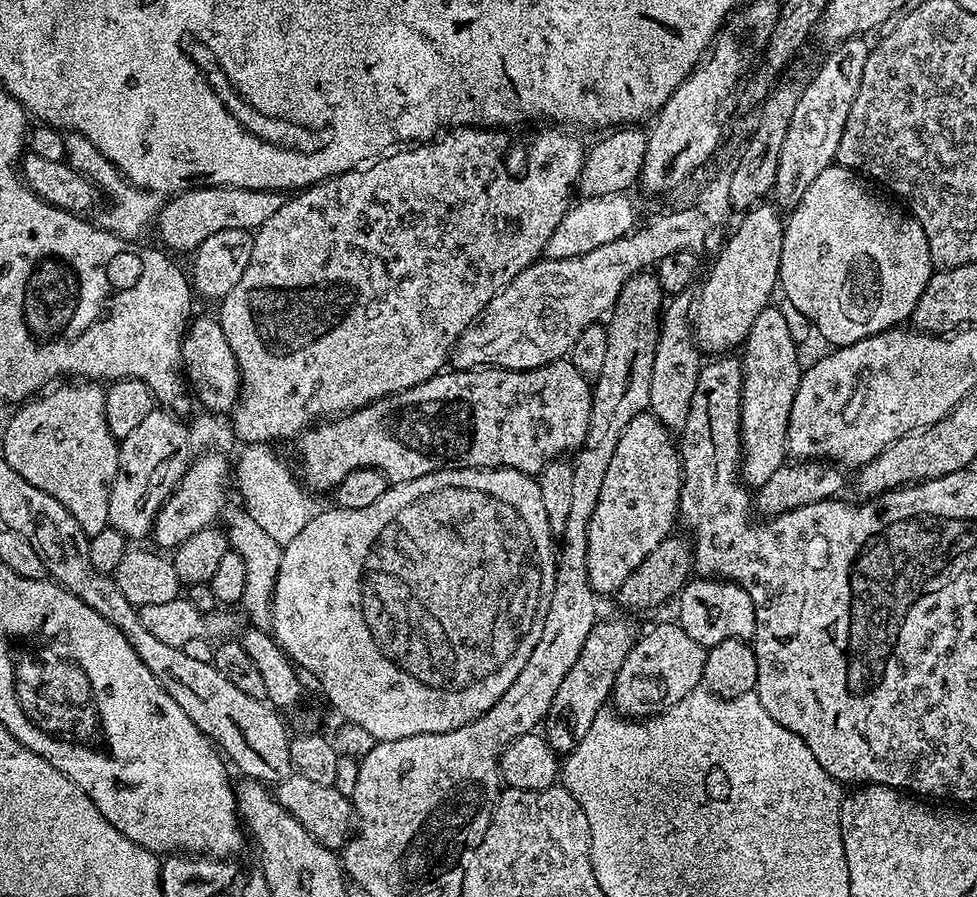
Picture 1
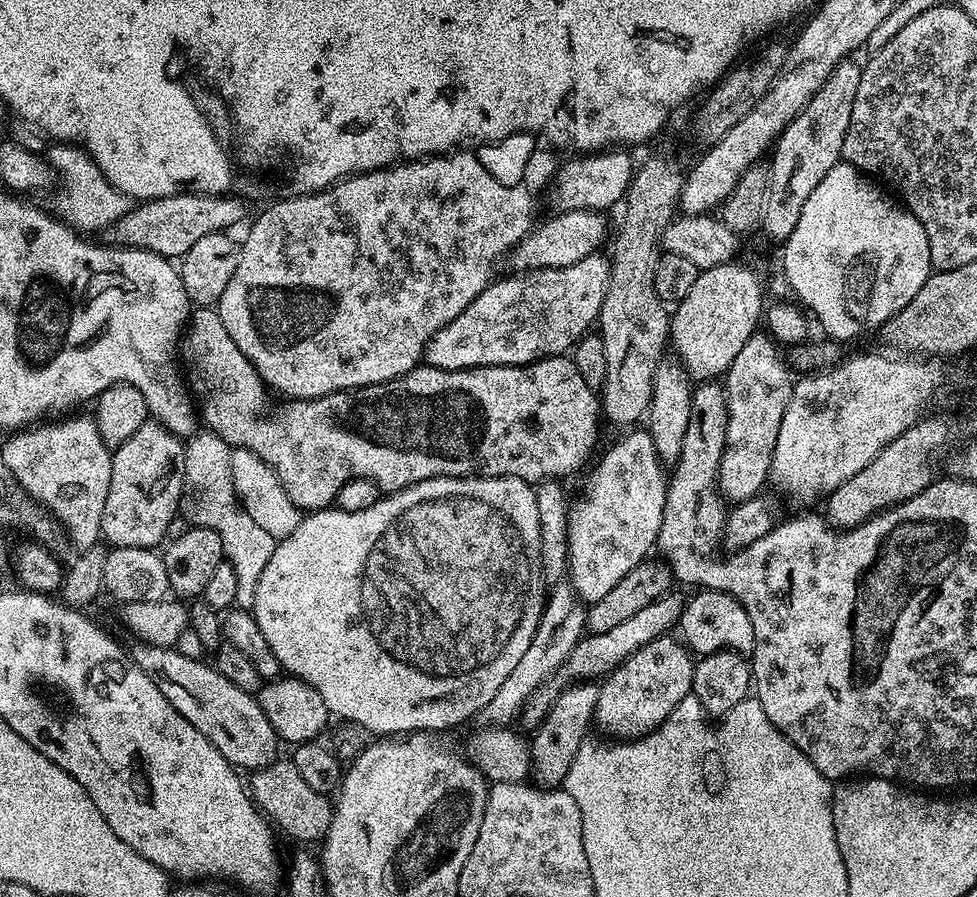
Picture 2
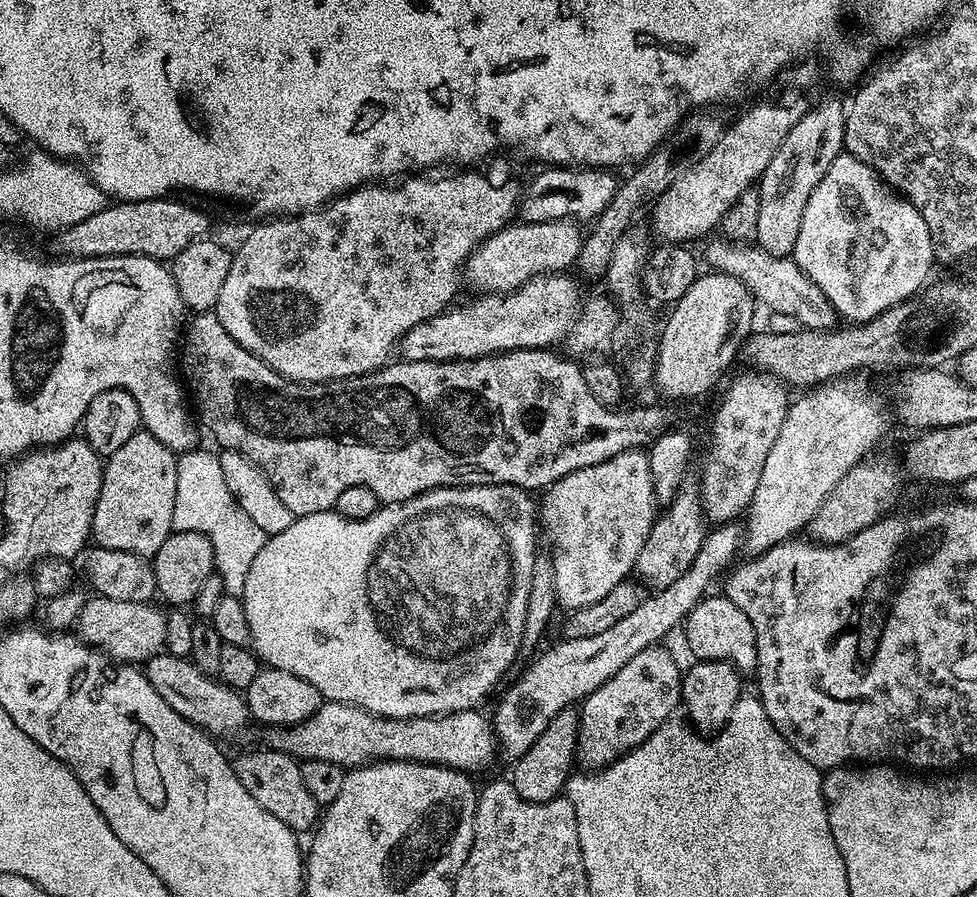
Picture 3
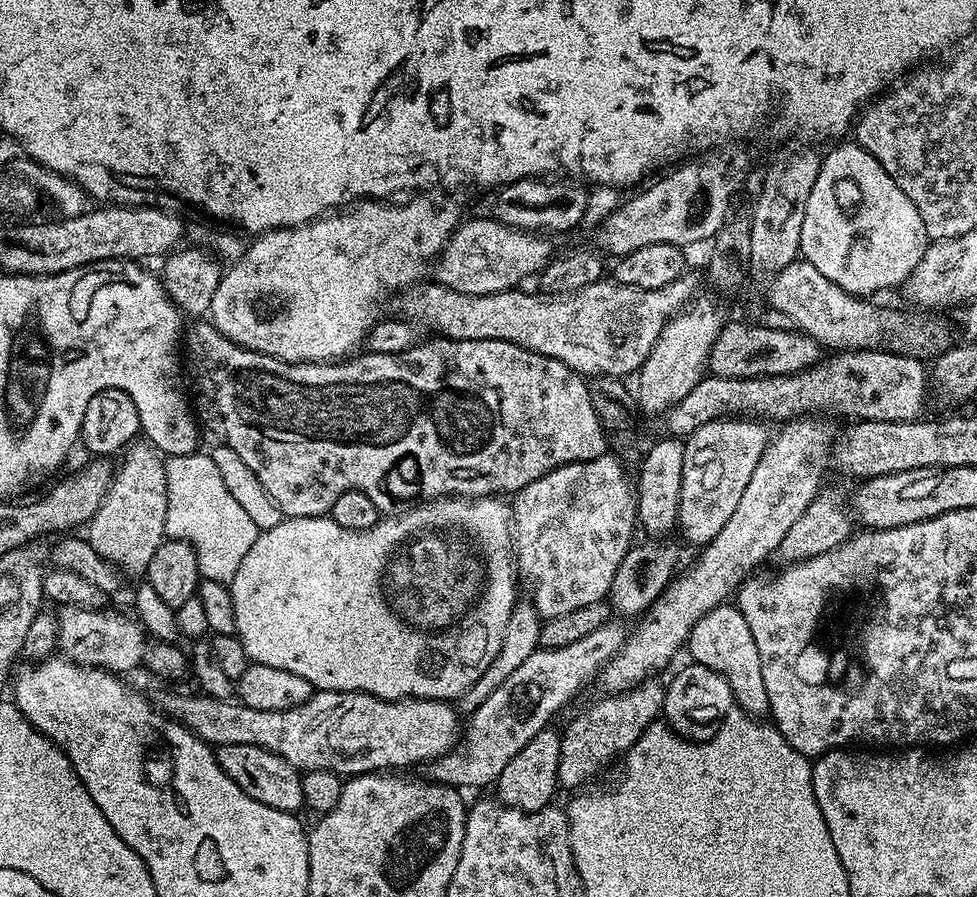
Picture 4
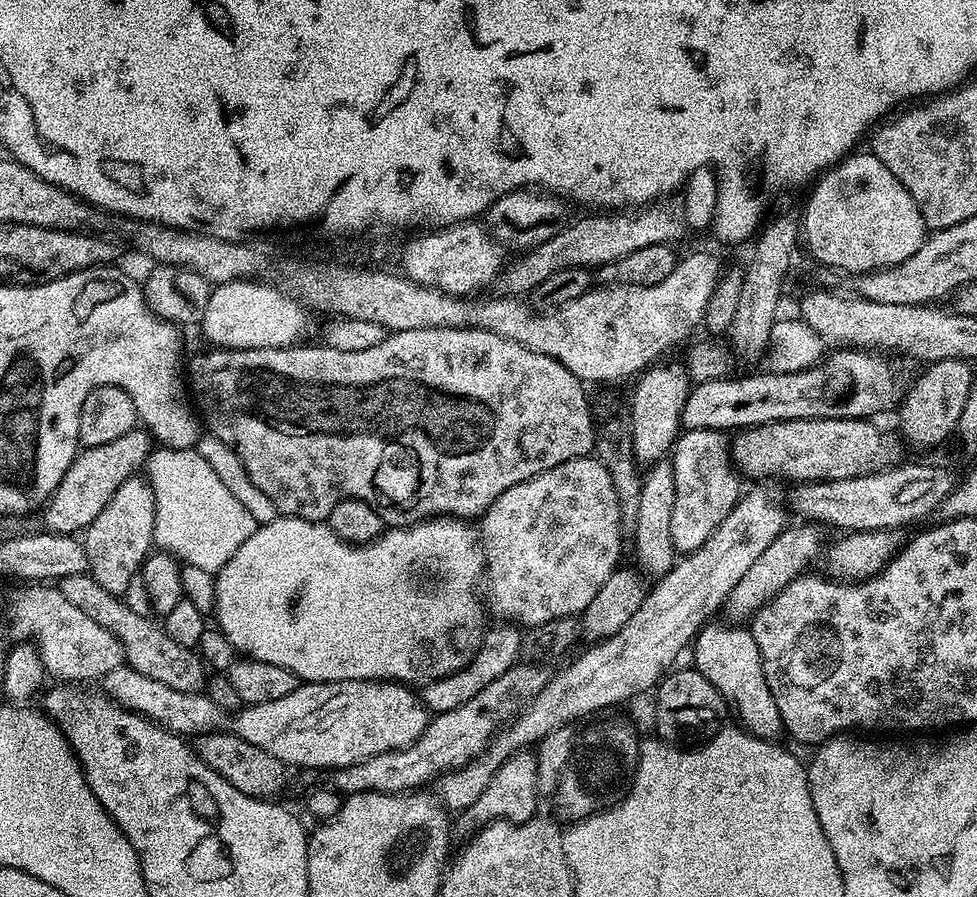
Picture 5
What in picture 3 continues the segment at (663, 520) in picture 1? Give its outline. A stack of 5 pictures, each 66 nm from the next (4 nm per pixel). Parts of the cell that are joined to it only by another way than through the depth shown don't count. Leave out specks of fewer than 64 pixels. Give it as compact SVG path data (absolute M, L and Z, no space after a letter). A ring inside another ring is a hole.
M647 451L623 452L598 466L574 470L543 489L541 496L538 524L548 535L556 603L561 609L590 606L633 575L638 550L658 515Z

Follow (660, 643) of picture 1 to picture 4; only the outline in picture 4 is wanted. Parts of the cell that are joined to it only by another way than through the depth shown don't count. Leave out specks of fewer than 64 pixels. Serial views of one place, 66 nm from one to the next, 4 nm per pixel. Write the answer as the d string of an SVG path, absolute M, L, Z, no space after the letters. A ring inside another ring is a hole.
M644 681L629 691L611 693L576 715L561 733L559 785L579 789L586 780L604 769L616 756L625 755L642 733L657 721L664 705L664 689L658 681Z

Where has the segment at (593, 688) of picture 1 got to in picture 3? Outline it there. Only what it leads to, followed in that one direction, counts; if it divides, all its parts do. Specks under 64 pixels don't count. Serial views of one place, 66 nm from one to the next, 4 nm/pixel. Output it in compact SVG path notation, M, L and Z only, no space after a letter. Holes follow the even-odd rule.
M575 707L564 709L546 726L541 736L511 766L510 779L514 790L530 802L546 803L565 791L569 776L574 772L576 739L579 736L580 714Z

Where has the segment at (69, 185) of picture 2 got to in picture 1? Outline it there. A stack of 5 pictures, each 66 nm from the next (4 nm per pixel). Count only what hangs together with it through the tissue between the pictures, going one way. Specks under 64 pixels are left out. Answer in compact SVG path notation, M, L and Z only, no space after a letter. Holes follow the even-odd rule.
M77 132L67 133L64 136L64 160L74 170L84 175L90 183L96 185L99 195L104 200L108 199L108 205L94 217L95 223L104 231L113 232L116 236L125 238L136 238L143 228L151 229L153 227L162 207L161 197L155 192L134 186L100 153L98 146L94 146L94 142L90 142L90 138Z

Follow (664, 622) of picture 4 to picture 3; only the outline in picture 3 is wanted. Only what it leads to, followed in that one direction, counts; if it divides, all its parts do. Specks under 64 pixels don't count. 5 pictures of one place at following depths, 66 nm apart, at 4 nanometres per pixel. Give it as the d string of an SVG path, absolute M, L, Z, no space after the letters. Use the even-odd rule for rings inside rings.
M849 374L846 376L838 376L834 380L825 380L824 383L809 387L807 390L799 393L800 397L793 399L788 405L788 413L782 422L782 430L778 430L778 438L774 441L774 447L771 448L770 454L766 457L766 463L762 466L762 478L758 478L758 488L754 490L752 504L748 507L746 513L746 521L742 528L742 544L745 549L749 548L749 553L755 554L764 552L767 548L772 548L776 544L781 544L784 540L793 539L797 535L799 528L807 529L811 525L812 520L818 514L818 506L822 506L822 502L826 498L826 494L830 494L830 490L834 490L834 485L845 476L855 464L861 463L869 455L868 451L879 442L884 436L884 431L888 428L888 416L890 420L890 412L884 409L884 402L879 394L871 388L869 382L862 374Z

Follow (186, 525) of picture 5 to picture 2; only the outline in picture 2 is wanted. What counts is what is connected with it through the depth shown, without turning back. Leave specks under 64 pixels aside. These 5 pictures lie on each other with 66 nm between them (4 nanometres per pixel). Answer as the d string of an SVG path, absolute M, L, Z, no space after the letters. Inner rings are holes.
M198 453L196 456L196 478L192 471L185 471L184 482L187 491L196 497L192 506L191 523L197 528L209 528L222 538L222 550L225 561L234 566L234 574L238 574L238 594L236 604L241 608L251 609L254 602L254 590L258 586L258 578L262 578L262 570L266 570L266 562L270 562L270 554L274 554L278 543L277 537L266 534L262 526L254 523L254 518L246 514L236 497L232 479L228 476L228 455Z

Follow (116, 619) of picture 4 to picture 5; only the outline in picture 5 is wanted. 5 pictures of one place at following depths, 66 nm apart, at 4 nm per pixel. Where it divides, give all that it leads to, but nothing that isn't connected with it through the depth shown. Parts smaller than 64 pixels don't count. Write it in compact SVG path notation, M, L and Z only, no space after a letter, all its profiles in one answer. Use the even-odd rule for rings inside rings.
M36 582L24 586L12 600L8 616L12 619L12 632L17 641L32 641L44 663L44 671L49 677L57 676L60 682L80 682L76 680L99 681L110 670L125 663L124 651L98 622L94 622L82 610L77 610L66 598L62 598L59 587L45 586Z

